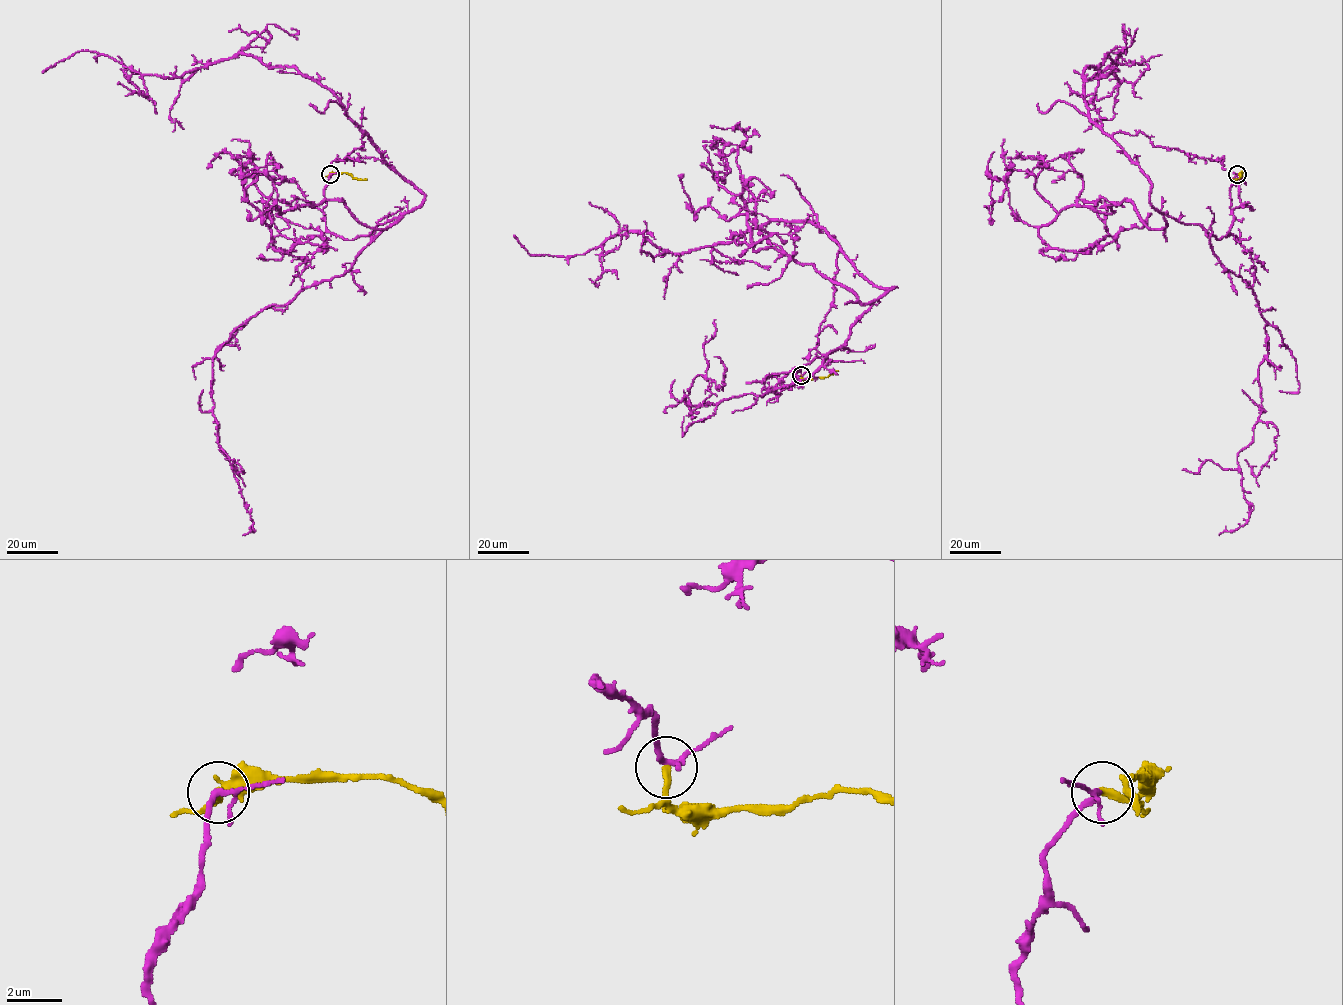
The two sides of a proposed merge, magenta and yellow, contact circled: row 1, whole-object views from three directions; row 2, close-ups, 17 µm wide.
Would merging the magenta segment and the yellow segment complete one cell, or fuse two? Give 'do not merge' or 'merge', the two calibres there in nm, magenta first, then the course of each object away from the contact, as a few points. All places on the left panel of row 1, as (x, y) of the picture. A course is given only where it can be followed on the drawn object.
merge | 160/260 nm | magenta via (330, 174), (325, 226), (346, 240), (424, 195), (295, 68), (235, 54), (170, 78), (80, 50), (42, 72) | yellow via (330, 174), (345, 173), (367, 180)

